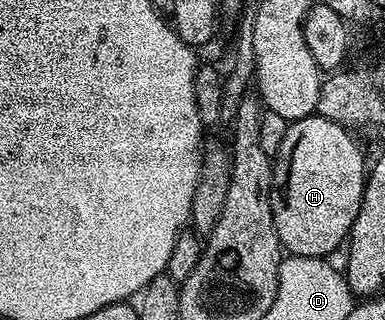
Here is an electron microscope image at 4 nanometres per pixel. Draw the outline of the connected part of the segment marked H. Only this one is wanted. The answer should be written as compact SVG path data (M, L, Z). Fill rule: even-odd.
M316 113L289 123L283 145L279 145L279 153L273 159L271 193L271 209L277 236L289 255L316 259L329 257L341 242L342 246L349 239L349 230L355 225L355 217L359 217L359 205L363 201L367 178L367 159L365 163L365 155L361 152L360 145L353 140L353 135L350 128L335 121L327 121L327 117Z

